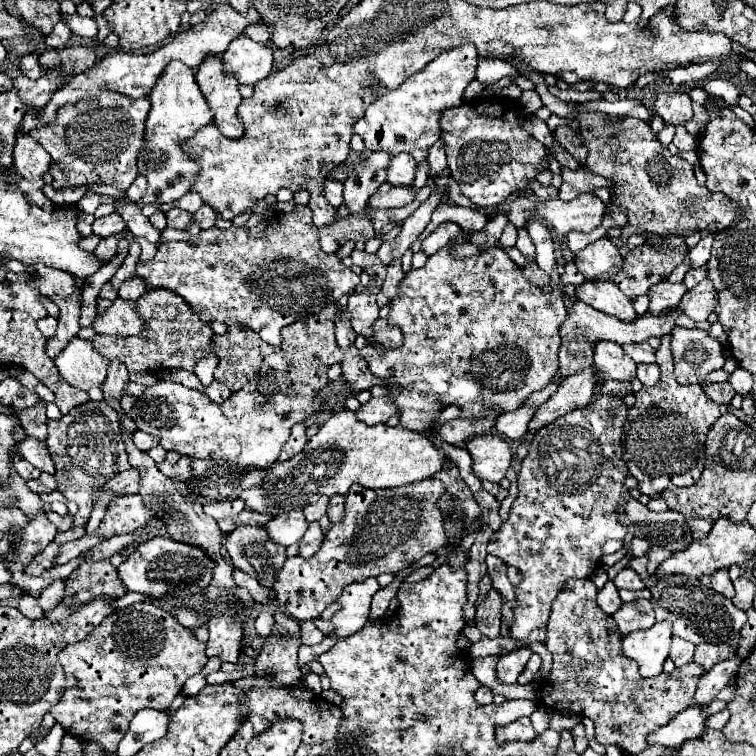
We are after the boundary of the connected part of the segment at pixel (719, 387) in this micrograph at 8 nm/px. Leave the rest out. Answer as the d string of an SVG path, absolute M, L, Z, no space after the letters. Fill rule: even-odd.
M728 381L726 383L700 383L700 387L706 393L706 397L710 397L710 401L724 403L724 405L730 405L732 397L736 395L734 387Z

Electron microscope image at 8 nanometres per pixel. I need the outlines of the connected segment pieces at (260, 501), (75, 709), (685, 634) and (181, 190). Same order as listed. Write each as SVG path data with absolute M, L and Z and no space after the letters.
M344 409L320 427L302 453L290 461L272 463L266 469L262 485L242 491L240 497L246 501L246 509L280 515L282 511L292 511L296 507L302 509L306 503L314 503L318 493L328 497L338 493L346 495L354 483L384 489L422 481L434 477L442 469L444 461L448 461L446 453L426 435L404 427L390 427L386 423L366 425L356 419L354 411Z
M150 601L134 603L120 611L114 611L82 641L62 649L62 653L58 653L58 659L64 669L68 687L54 709L50 709L50 713L66 733L74 735L80 741L96 741L104 753L116 753L118 743L126 735L128 723L132 721L136 711L144 707L158 711L168 709L174 697L182 691L186 679L198 675L208 661L204 643L200 643L190 629L184 629L174 617L170 617L168 611L156 607Z
M664 575L650 587L652 607L656 621L668 619L672 623L672 633L694 643L714 643L714 645L732 645L740 643L740 629L746 623L746 613L736 609L730 599L720 593L704 587L698 579L686 575Z
M172 61L164 69L158 83L148 93L148 99L152 109L146 119L146 153L138 159L138 171L146 175L148 189L140 199L140 207L146 203L172 203L190 189L198 165L182 153L180 141L192 137L200 127L212 123L212 111L198 89L194 71L180 61Z

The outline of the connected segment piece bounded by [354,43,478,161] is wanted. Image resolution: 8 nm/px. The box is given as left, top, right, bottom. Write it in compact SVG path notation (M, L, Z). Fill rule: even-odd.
M466 43L456 51L444 51L440 57L430 61L422 71L410 75L398 89L386 89L374 83L376 99L368 105L364 117L354 123L354 131L364 139L370 151L388 151L390 155L410 153L416 161L426 159L430 147L440 139L440 115L448 107L464 103L464 89L476 79L478 51Z

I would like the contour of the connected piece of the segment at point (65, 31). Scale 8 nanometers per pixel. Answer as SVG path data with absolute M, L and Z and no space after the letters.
M58 21L52 29L52 33L44 41L46 41L48 47L64 47L70 37L72 37L72 31L62 21Z

